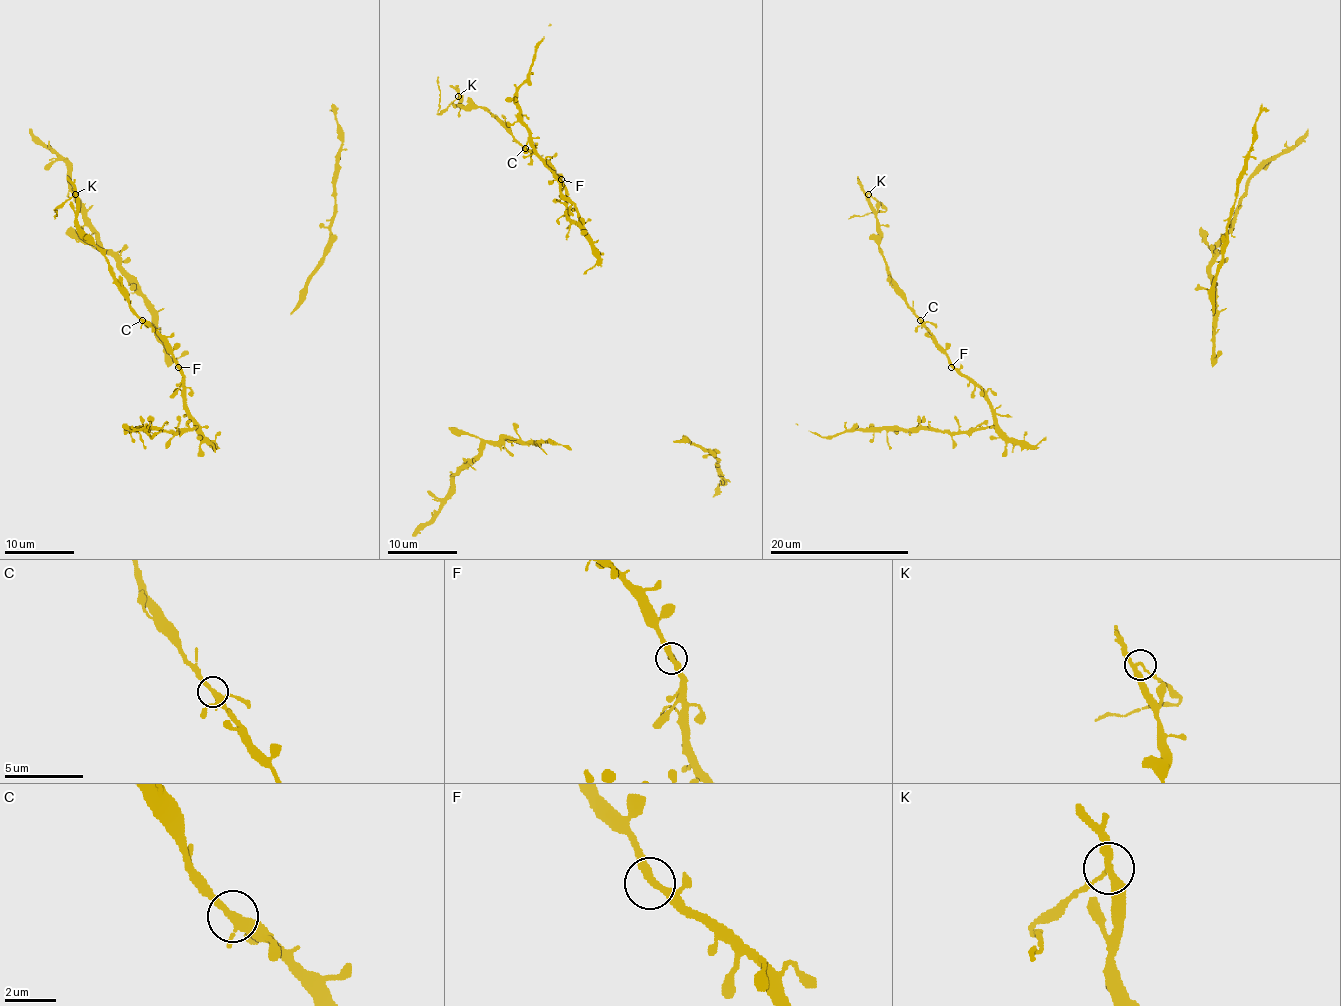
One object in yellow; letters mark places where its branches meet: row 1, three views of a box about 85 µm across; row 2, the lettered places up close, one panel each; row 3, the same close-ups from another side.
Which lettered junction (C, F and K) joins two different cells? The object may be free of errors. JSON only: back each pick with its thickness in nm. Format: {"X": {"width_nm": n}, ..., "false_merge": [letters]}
{"K": {"width_nm": 220}, "false_merge": ["K"]}

